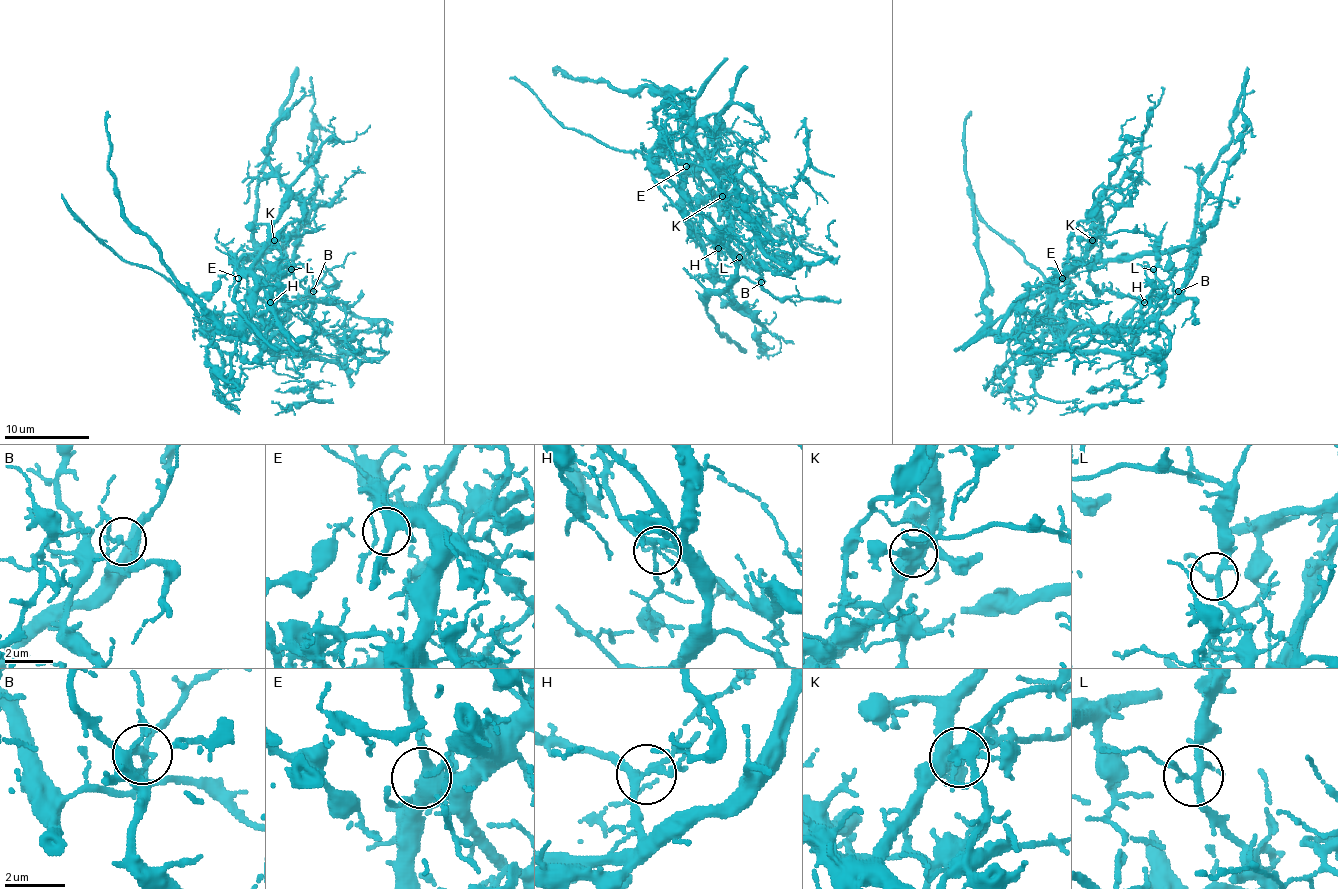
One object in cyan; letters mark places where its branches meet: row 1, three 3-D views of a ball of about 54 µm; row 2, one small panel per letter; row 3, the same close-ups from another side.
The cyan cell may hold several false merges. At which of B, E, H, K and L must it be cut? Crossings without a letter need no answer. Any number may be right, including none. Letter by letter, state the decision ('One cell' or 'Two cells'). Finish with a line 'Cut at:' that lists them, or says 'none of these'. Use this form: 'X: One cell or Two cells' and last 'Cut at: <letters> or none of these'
B: Two cells
E: One cell
H: Two cells
K: Two cells
L: One cell
Cut at: B, H, K

